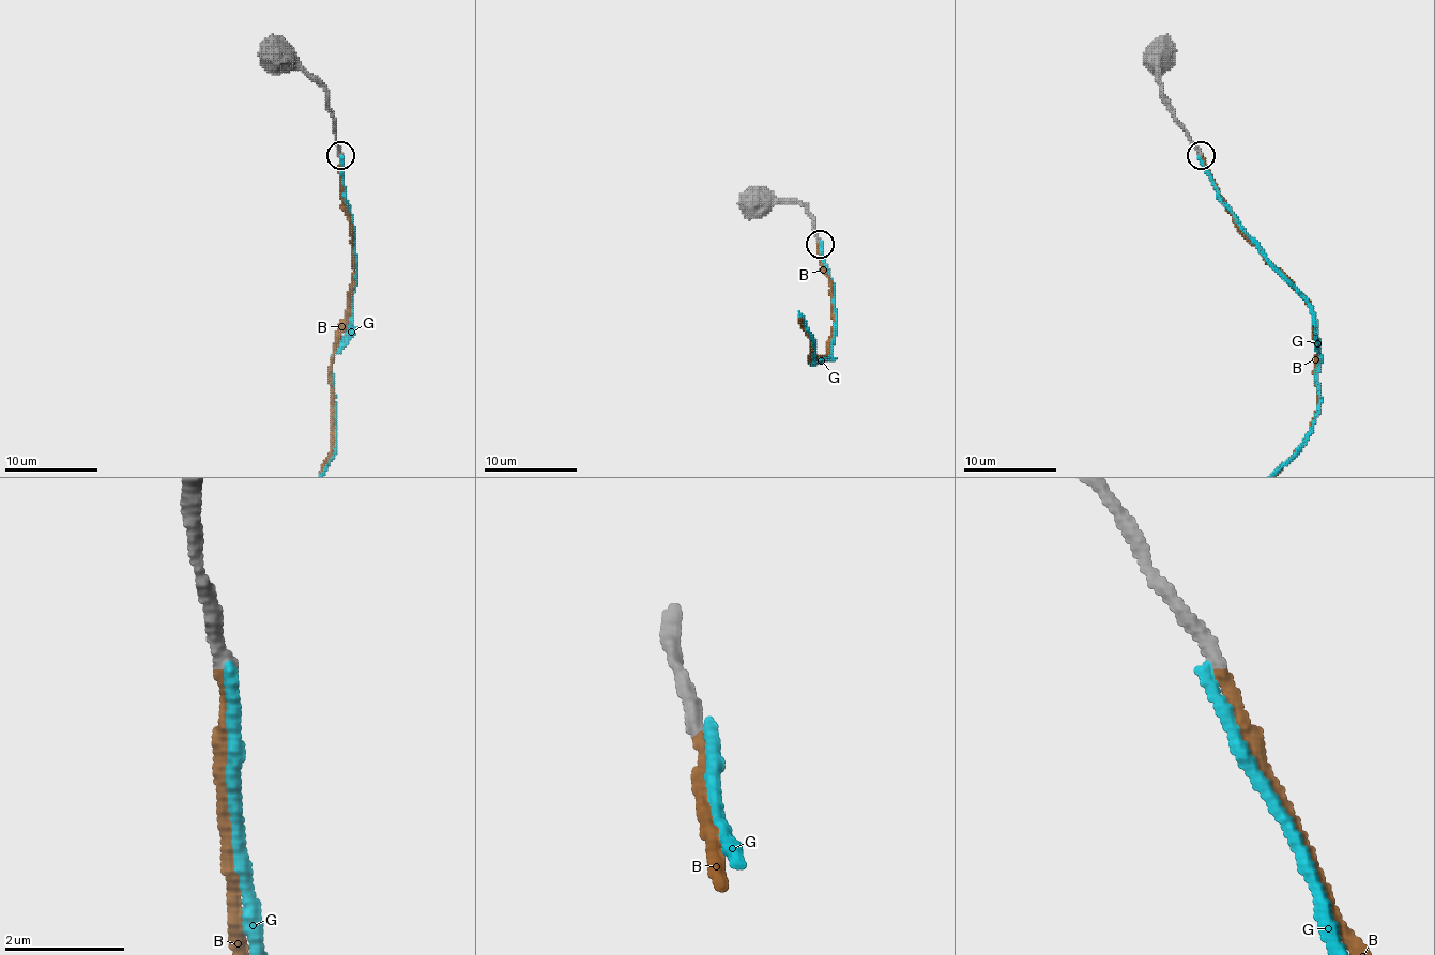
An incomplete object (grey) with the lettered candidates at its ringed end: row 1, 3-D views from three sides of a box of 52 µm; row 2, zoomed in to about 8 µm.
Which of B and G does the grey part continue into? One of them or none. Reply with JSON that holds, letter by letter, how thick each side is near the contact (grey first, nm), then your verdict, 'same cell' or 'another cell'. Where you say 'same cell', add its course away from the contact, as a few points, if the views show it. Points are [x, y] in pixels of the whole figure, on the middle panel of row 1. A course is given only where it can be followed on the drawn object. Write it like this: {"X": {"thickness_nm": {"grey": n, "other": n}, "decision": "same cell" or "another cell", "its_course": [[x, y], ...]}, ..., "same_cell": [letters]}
{"B": {"thickness_nm": {"grey": 280, "other": 240}, "decision": "same cell"}, "G": {"thickness_nm": {"grey": 280, "other": 200}, "decision": "another cell"}, "same_cell": ["B"]}

